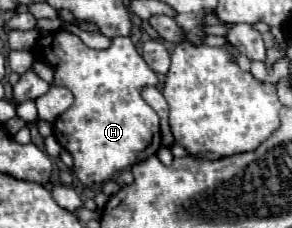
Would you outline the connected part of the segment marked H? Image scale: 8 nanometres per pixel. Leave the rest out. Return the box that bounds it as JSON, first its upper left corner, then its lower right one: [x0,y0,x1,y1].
[31,31,161,185]

